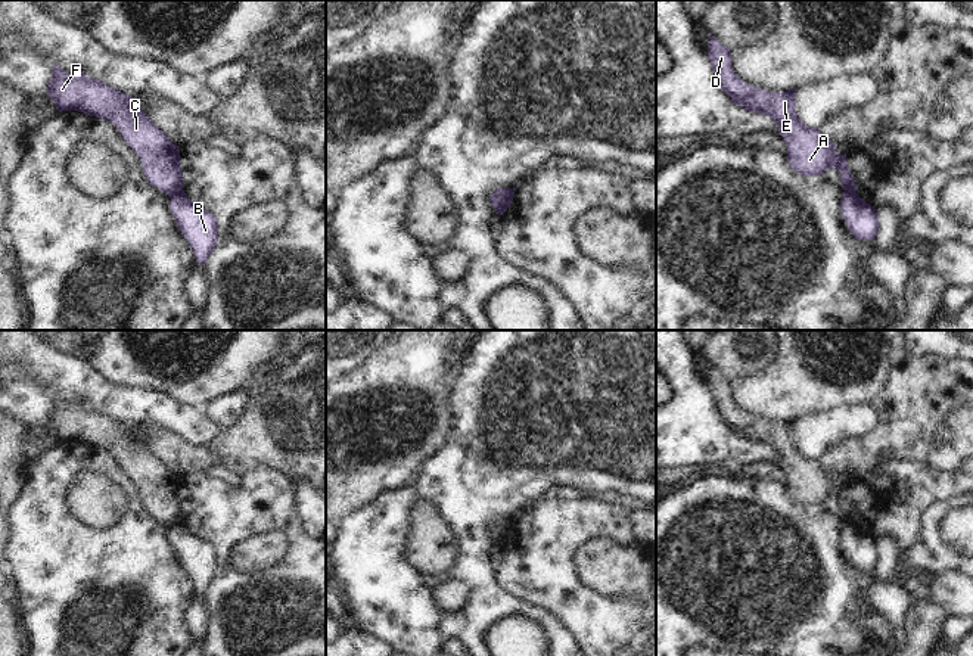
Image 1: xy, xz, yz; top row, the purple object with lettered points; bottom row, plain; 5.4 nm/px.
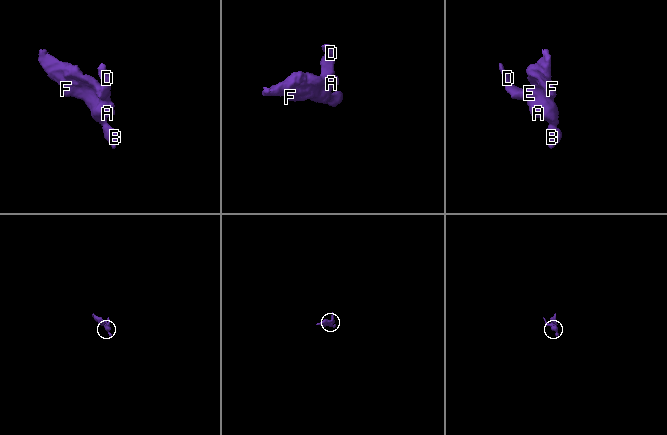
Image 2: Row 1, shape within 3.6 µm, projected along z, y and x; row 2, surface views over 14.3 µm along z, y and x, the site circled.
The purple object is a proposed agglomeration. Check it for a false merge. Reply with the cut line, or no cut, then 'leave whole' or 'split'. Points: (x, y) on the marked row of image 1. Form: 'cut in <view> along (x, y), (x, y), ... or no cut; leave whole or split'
cut in xy along (182, 190), (171, 198); split

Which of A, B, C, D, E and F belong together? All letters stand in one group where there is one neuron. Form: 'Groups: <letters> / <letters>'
Groups: A C D E F / B.

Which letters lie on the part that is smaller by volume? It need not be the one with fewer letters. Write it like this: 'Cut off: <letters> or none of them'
Cut off: B

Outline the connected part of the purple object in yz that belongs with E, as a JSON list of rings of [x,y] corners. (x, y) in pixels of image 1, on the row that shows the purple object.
[[[709,32],[708,57],[721,90],[731,102],[749,112],[770,116],[787,144],[787,161],[801,175],[821,175],[834,168],[843,190],[857,193],[846,153],[839,155],[836,143],[824,140],[820,130],[805,125],[796,114],[796,91],[773,93],[743,83],[733,71],[731,52]]]

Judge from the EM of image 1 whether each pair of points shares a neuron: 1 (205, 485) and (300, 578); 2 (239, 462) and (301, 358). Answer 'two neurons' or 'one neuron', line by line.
1: one neuron
2: one neuron

